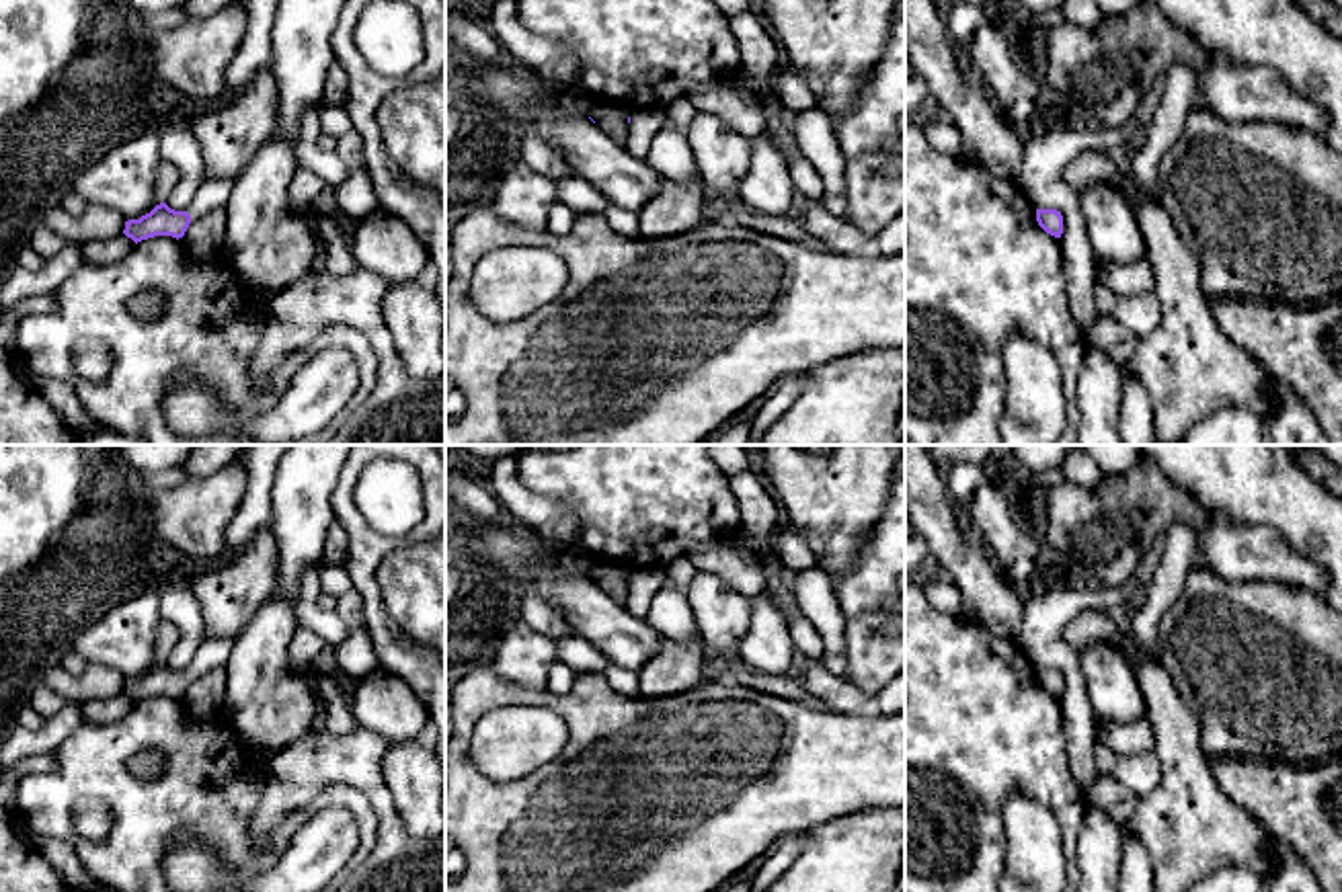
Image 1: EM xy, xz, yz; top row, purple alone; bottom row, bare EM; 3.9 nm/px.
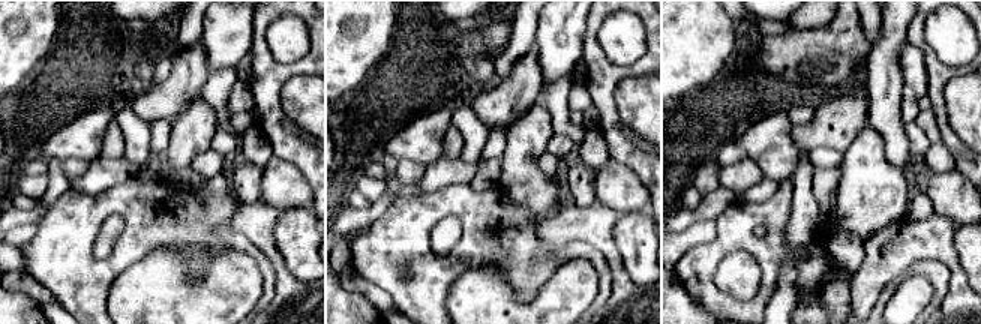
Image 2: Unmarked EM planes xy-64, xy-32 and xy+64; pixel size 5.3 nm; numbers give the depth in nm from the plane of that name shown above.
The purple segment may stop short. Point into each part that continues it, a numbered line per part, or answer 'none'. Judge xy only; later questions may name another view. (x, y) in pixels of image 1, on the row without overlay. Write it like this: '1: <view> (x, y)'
1: xy (216, 651)

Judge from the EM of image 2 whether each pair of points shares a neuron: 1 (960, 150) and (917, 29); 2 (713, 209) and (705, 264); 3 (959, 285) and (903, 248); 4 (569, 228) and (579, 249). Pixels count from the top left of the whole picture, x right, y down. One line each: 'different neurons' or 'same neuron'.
1: same neuron
2: different neurons
3: same neuron
4: different neurons

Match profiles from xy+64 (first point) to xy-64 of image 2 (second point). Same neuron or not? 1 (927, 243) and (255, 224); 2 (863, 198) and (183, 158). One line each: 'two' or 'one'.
1: one
2: one

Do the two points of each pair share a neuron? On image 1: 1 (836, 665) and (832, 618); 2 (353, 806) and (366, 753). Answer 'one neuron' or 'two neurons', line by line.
1: one neuron
2: two neurons

